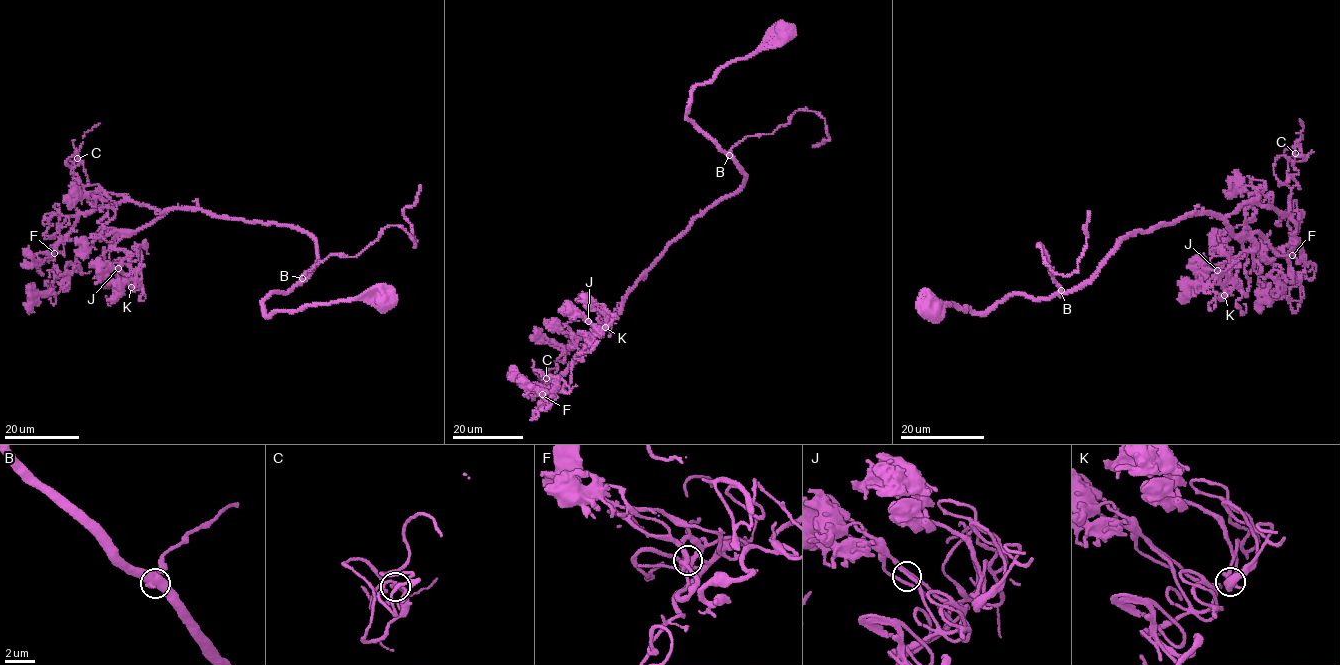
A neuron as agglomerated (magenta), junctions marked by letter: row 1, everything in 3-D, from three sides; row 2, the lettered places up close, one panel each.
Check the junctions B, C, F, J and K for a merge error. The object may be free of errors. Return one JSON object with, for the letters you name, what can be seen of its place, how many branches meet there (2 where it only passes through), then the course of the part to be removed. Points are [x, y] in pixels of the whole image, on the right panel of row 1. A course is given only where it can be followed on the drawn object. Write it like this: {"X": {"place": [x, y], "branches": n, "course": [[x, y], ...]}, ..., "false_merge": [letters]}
{"false_merge": []}

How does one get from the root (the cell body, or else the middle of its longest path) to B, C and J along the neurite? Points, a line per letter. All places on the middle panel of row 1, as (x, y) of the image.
B: (784, 31), (744, 58), (727, 62), (693, 91), (687, 118), (729, 155)
C: (784, 31), (691, 96), (687, 118), (746, 175), (743, 186), (700, 213), (583, 354), (556, 381), (546, 378)
J: (784, 31), (691, 96), (687, 118), (746, 175), (743, 186), (695, 218), (587, 341), (601, 329), (588, 321)

